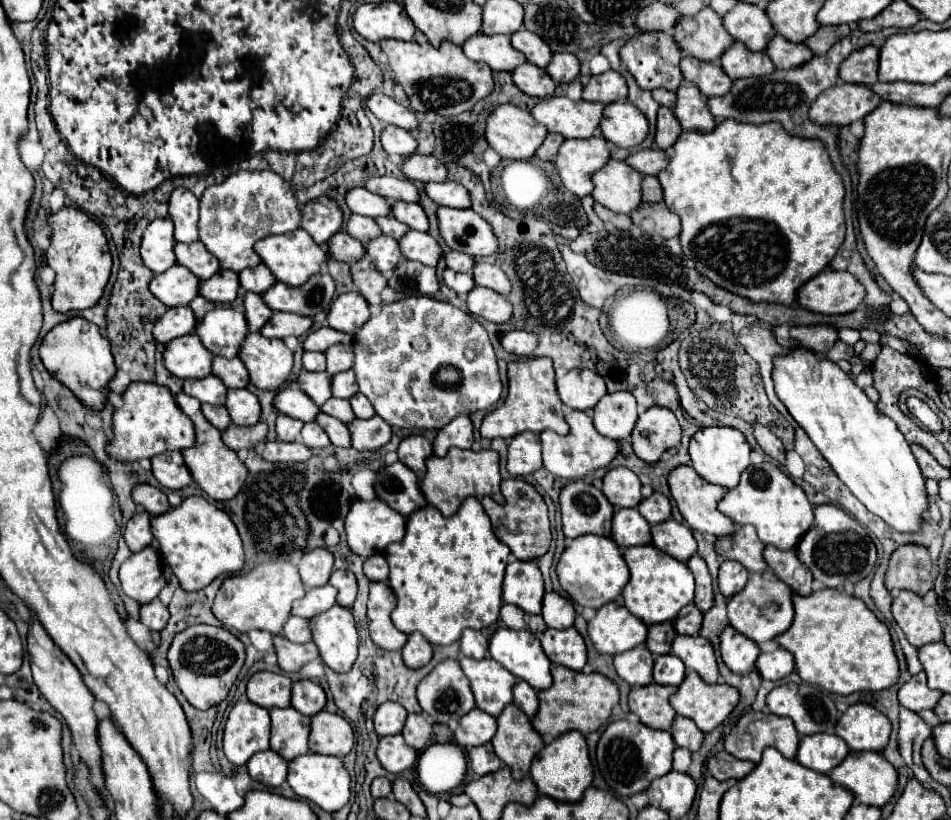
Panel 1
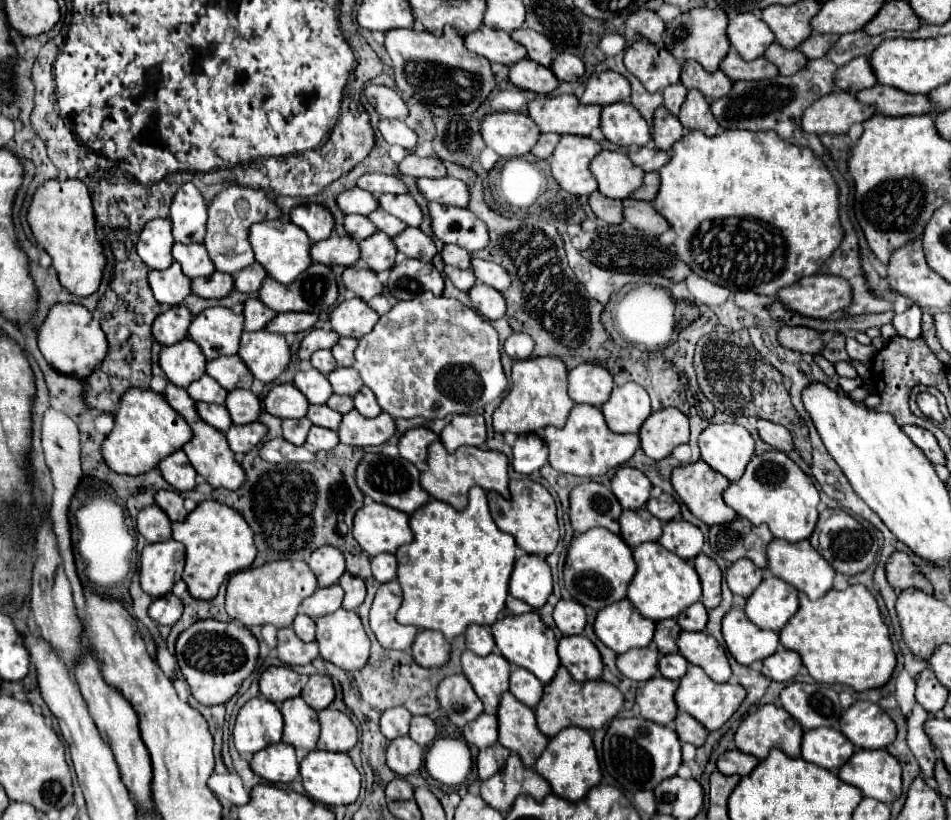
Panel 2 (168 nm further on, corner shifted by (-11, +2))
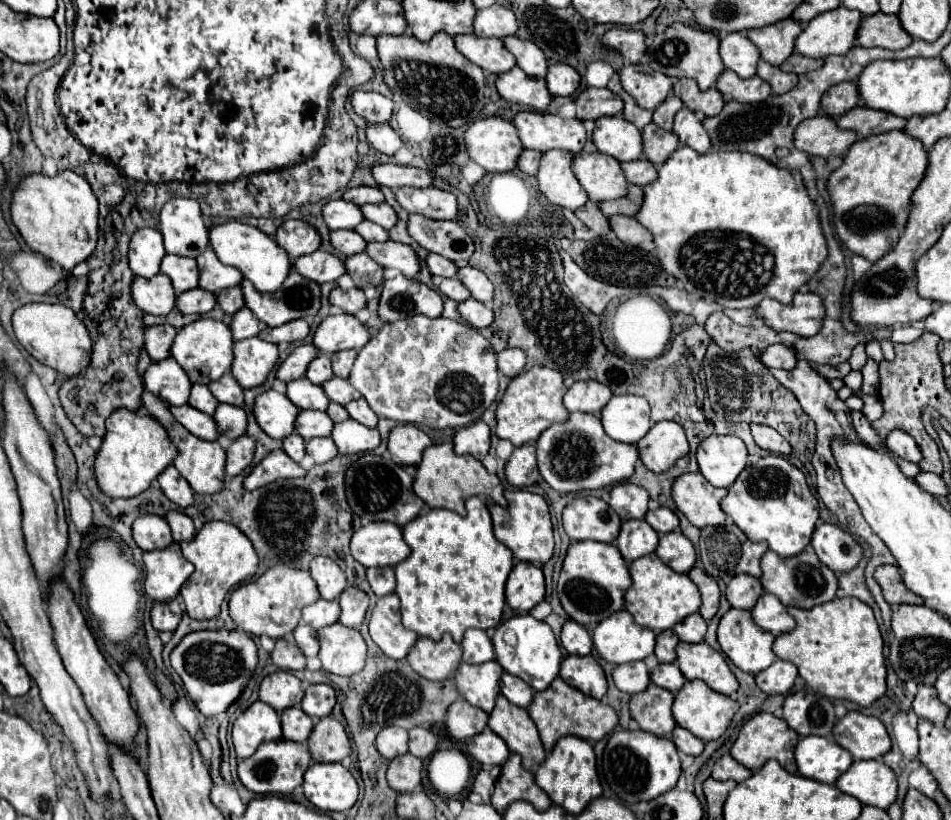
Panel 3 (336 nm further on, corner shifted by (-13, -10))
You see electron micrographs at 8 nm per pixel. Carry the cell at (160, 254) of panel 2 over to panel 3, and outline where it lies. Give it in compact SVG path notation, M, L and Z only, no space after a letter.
M140 228L130 240L130 268L136 276L150 278L160 272L160 262L166 256L162 246L162 234L156 228Z

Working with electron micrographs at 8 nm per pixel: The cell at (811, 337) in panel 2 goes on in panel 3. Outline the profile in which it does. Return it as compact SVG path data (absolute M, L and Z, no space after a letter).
M772 344L762 352L762 362L768 368L784 368L784 370L794 370L798 364L798 356L792 348L784 344Z

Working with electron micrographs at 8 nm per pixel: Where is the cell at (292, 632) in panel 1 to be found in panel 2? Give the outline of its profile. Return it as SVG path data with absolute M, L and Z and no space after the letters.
M300 612L300 614L296 616L296 620L294 620L292 628L294 628L296 636L298 636L298 638L302 638L304 642L312 642L312 640L314 640L316 624L314 624L314 620L312 620L310 616L306 616L306 614L302 614L302 612Z

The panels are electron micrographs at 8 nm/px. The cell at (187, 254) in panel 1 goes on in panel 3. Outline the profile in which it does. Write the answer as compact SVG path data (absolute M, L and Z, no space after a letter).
M168 254L164 256L160 270L162 274L170 276L174 290L178 290L178 294L198 286L198 262L194 258L182 258L182 256Z

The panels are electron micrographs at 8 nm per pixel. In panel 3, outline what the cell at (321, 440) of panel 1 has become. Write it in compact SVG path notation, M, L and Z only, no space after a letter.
M312 438L306 442L306 452L314 458L316 464L326 464L338 456L338 448L332 438Z

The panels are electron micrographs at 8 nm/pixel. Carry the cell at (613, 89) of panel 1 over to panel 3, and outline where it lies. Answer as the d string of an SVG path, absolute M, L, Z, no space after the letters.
M586 88L576 98L576 116L580 120L598 120L618 114L622 114L622 98L608 88Z

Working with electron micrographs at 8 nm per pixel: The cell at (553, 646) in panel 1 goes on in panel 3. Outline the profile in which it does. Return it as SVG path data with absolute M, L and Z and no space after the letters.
M566 656L562 660L560 676L566 684L592 698L600 700L606 694L604 670L592 656Z

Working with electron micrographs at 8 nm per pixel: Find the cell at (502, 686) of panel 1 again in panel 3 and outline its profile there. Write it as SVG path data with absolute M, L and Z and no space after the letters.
M494 660L478 666L460 662L454 674L454 682L472 706L480 706L484 712L492 712L496 696L500 694L502 674L502 666L498 666L498 662Z

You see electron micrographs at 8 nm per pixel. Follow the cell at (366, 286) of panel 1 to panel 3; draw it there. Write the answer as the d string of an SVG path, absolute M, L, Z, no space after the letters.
M334 288L330 292L330 304L340 306L348 314L356 314L358 310L362 310L366 306L366 296L360 288L350 288L350 290Z

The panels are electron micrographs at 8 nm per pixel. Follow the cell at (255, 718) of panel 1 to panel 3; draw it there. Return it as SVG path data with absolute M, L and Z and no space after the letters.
M260 700L242 712L232 726L234 750L240 760L250 758L250 754L254 754L262 742L278 740L280 736L282 728L276 710Z

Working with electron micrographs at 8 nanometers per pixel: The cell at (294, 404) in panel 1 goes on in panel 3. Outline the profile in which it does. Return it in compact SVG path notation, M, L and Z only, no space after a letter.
M268 390L256 398L254 416L260 428L272 438L286 438L294 432L294 422L298 418L298 408L290 402L286 394Z

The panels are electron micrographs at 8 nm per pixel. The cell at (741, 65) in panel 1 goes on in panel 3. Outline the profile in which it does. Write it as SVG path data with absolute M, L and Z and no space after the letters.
M724 70L718 76L716 88L724 96L724 100L736 100L736 102L762 102L770 96L770 84L762 82L762 78L738 78L732 70Z

